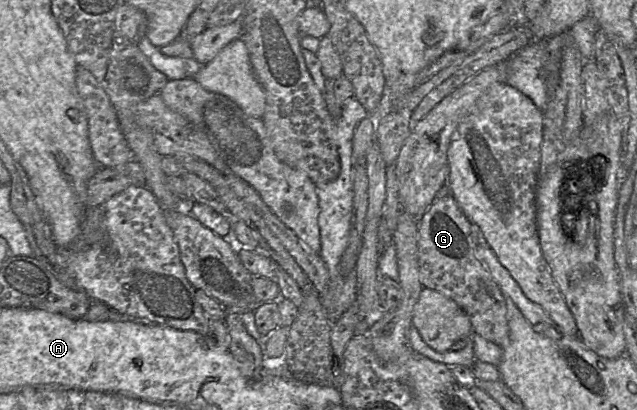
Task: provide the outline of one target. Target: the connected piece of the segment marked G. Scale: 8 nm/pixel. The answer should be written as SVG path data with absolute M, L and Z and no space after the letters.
M451 195L437 198L419 221L418 263L423 287L455 301L468 315L475 334L505 348L509 343L507 306L500 287L476 258L478 244L487 244Z

